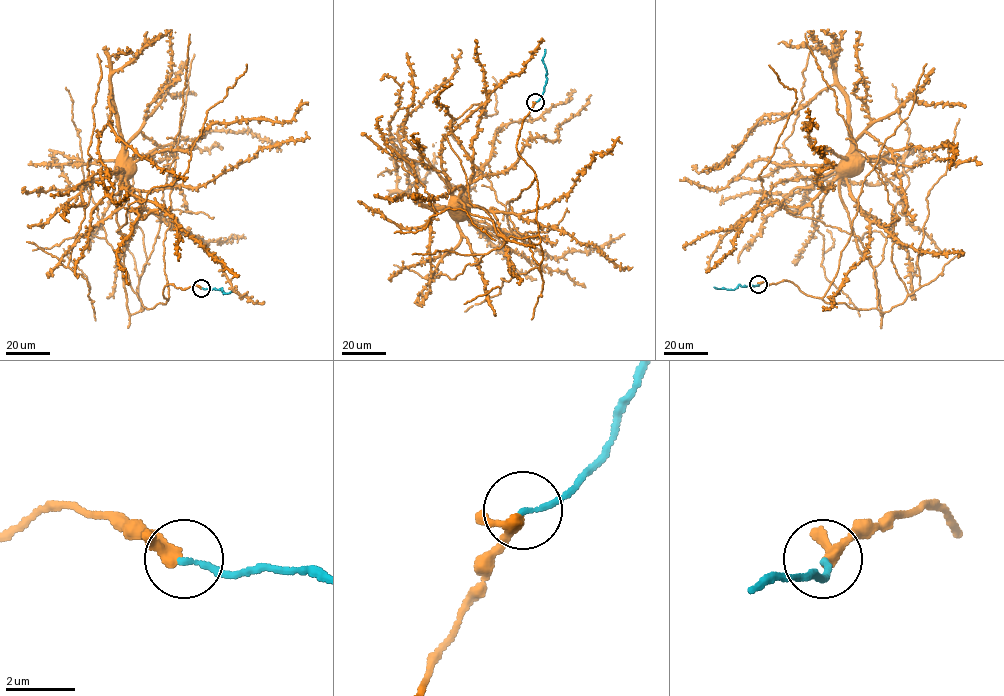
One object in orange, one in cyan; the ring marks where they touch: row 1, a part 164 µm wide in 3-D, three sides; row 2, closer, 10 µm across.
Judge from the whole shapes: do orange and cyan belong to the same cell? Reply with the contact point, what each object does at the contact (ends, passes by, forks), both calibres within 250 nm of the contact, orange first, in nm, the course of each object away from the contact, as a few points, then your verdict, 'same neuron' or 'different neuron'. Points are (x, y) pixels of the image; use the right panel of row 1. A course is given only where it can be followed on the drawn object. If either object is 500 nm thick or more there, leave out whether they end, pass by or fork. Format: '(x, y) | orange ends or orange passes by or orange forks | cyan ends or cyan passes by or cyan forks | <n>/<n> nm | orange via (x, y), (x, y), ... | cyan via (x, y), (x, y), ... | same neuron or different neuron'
(758, 284) | orange passes by | cyan ends | 260/160 nm | orange via (758, 284), (785, 280), (829, 303), (877, 308), (883, 313), (875, 269), (857, 247), (840, 197), (844, 170) | cyan via (758, 284), (739, 285), (734, 289), (713, 287) | same neuron

